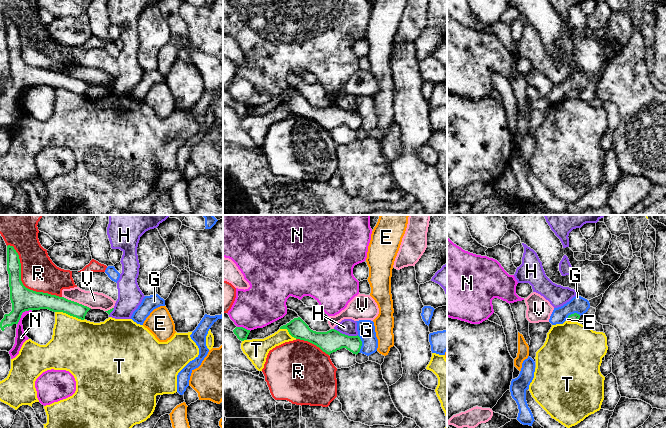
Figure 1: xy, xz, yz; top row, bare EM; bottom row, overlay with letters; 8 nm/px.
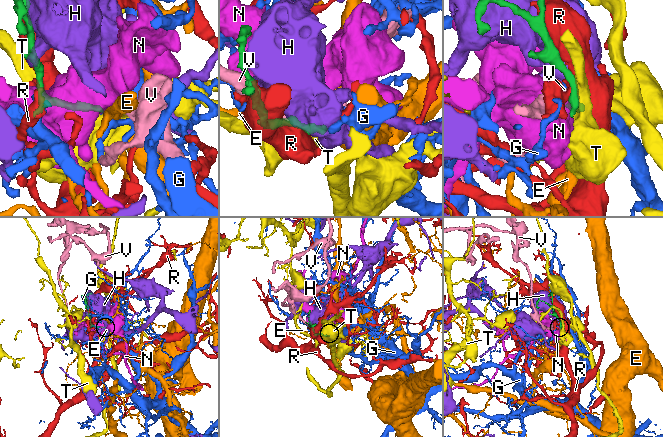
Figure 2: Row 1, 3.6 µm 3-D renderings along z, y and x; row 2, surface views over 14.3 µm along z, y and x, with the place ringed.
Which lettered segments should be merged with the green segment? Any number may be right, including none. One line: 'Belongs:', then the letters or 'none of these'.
Belongs: E

